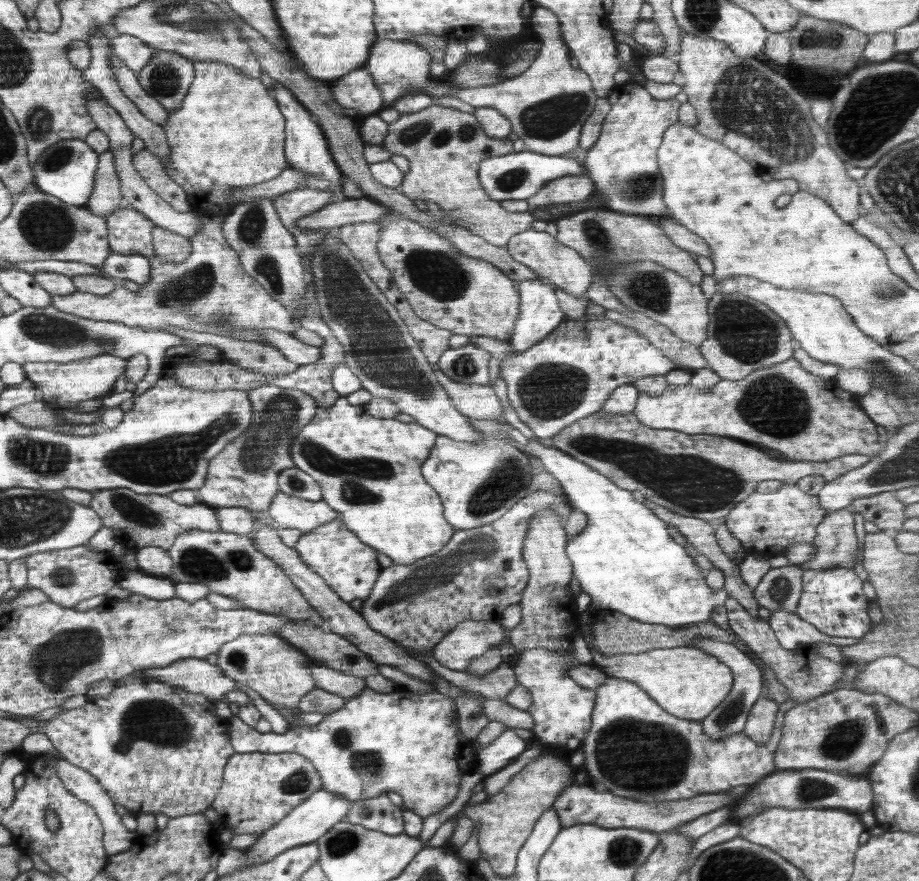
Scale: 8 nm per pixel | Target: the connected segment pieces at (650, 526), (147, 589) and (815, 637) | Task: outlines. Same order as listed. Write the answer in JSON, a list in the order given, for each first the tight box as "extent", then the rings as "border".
[{"extent":[523,438,728,628],"border":[[[528,438],[528,444],[524,447],[523,451],[526,452],[526,454],[540,458],[546,471],[556,477],[556,480],[560,482],[560,486],[564,489],[563,494],[567,496],[573,509],[582,511],[587,516],[586,528],[582,528],[582,532],[580,532],[578,536],[574,536],[572,540],[568,540],[565,551],[566,555],[568,555],[568,559],[572,562],[572,573],[574,573],[573,578],[578,581],[581,590],[586,591],[586,593],[590,595],[592,606],[598,609],[616,610],[617,612],[626,614],[629,618],[636,619],[640,622],[674,626],[678,628],[680,626],[698,624],[698,622],[708,622],[712,610],[714,610],[716,606],[723,605],[726,602],[726,599],[728,599],[728,591],[726,591],[724,587],[714,591],[708,586],[704,576],[700,573],[700,567],[694,562],[694,559],[686,553],[686,549],[684,549],[682,545],[676,543],[674,539],[670,537],[670,534],[668,533],[669,524],[661,521],[656,514],[652,513],[652,510],[644,505],[644,503],[637,502],[636,499],[634,499],[634,496],[632,496],[632,492],[616,486],[616,483],[612,482],[609,478],[599,474],[596,470],[593,470],[590,466],[584,464],[584,462],[580,462],[574,457],[566,454],[566,452],[554,448],[554,446],[548,446],[548,442],[546,442],[546,444],[542,443],[541,438]]]},{"extent":[119,570,176,600],"border":[[[132,570],[124,574],[119,585],[122,589],[132,591],[132,594],[142,594],[154,600],[170,600],[176,598],[174,586],[176,582],[170,577],[155,577],[140,570]]]},{"extent":[768,612,860,650],"border":[[[772,612],[768,620],[775,636],[784,650],[796,650],[796,646],[815,644],[816,641],[830,642],[841,646],[850,646],[860,641],[858,638],[828,636],[815,626],[802,620],[796,613]]]}]

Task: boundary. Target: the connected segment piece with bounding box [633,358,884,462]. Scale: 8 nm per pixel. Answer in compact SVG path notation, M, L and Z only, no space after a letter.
M794 358L770 368L760 368L742 380L720 379L708 392L698 392L690 384L678 385L674 390L666 388L658 396L639 392L633 413L648 428L731 437L762 449L780 452L780 458L788 462L822 462L845 454L874 455L884 447L878 442L876 426L861 408L856 394L842 390L835 379L824 380L806 372Z

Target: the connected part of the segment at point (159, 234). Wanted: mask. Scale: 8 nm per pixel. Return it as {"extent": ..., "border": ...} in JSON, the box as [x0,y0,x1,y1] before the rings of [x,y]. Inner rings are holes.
{"extent":[151,225,191,264],"border":[[[154,225],[151,236],[154,257],[163,259],[166,263],[181,264],[191,254],[190,240],[176,232]]]}

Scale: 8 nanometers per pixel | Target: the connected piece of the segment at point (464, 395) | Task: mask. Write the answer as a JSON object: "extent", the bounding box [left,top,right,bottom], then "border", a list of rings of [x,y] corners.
{"extent":[432,365,504,420],"border":[[[432,365],[438,384],[446,390],[450,400],[454,402],[456,410],[469,418],[484,420],[503,420],[504,409],[490,384],[471,385],[462,384],[440,371],[436,365]]]}

